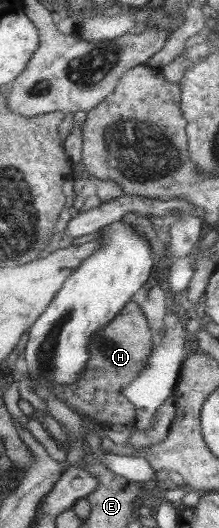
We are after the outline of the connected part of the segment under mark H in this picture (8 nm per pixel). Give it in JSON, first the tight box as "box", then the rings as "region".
{"box":[54,300,153,426],"region":[[[129,300],[107,326],[91,336],[87,344],[88,359],[77,380],[72,385],[55,386],[54,395],[75,413],[90,416],[99,425],[131,426],[135,418],[135,405],[123,391],[143,370],[153,345],[145,314],[136,302]]]}

